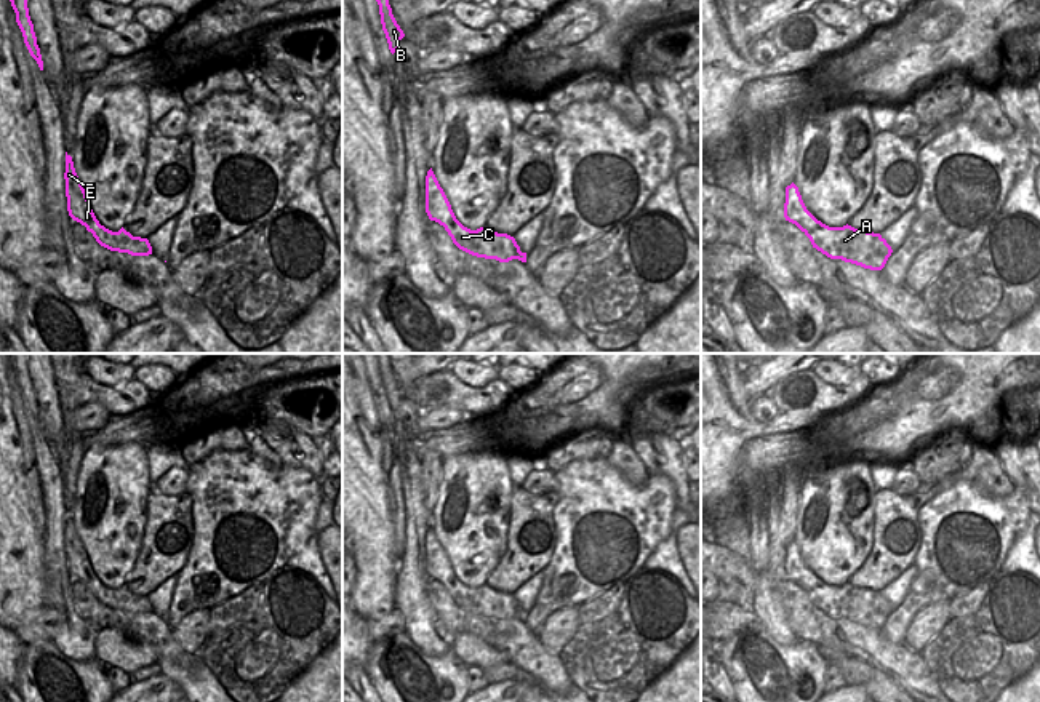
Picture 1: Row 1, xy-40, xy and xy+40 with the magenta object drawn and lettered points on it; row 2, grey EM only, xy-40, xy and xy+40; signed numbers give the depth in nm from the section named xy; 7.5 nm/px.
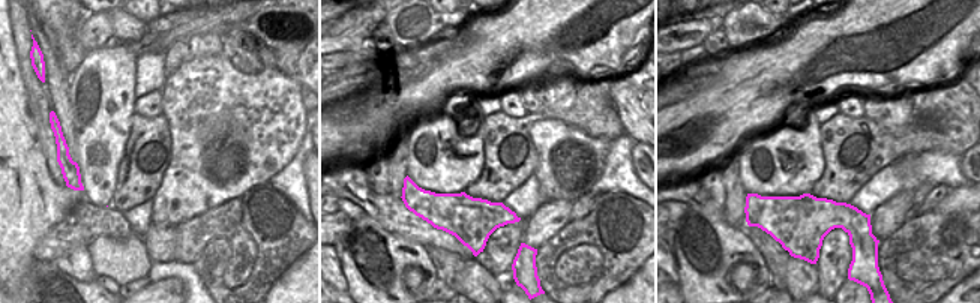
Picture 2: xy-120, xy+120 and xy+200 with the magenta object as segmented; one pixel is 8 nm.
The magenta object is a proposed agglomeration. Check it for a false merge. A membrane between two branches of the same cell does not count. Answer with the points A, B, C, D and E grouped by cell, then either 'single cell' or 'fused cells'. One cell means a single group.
A C D E / B | fused cells

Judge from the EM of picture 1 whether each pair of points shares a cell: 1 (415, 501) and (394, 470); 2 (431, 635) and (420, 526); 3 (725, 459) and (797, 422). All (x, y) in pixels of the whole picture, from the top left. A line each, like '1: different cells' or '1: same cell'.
1: different cells
2: same cell
3: same cell

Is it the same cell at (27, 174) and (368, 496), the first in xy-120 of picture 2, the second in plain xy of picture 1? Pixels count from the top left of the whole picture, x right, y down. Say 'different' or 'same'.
same

